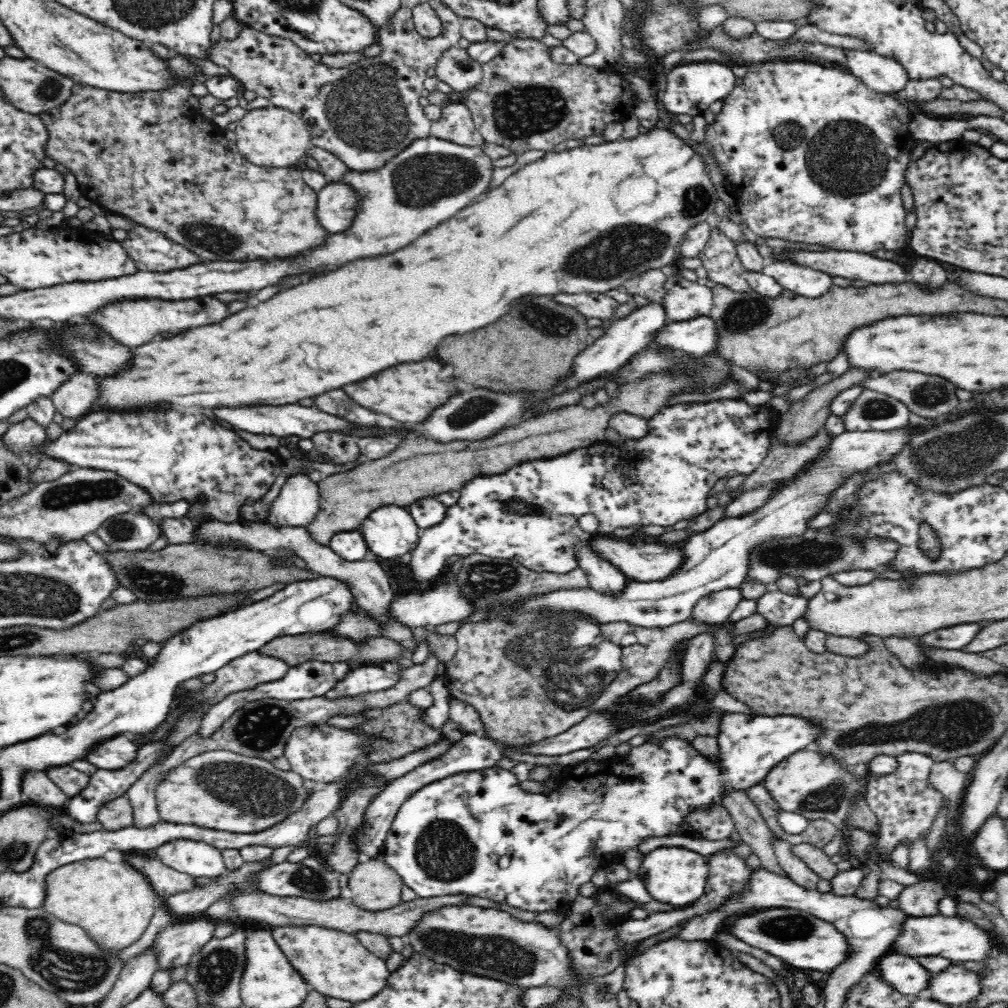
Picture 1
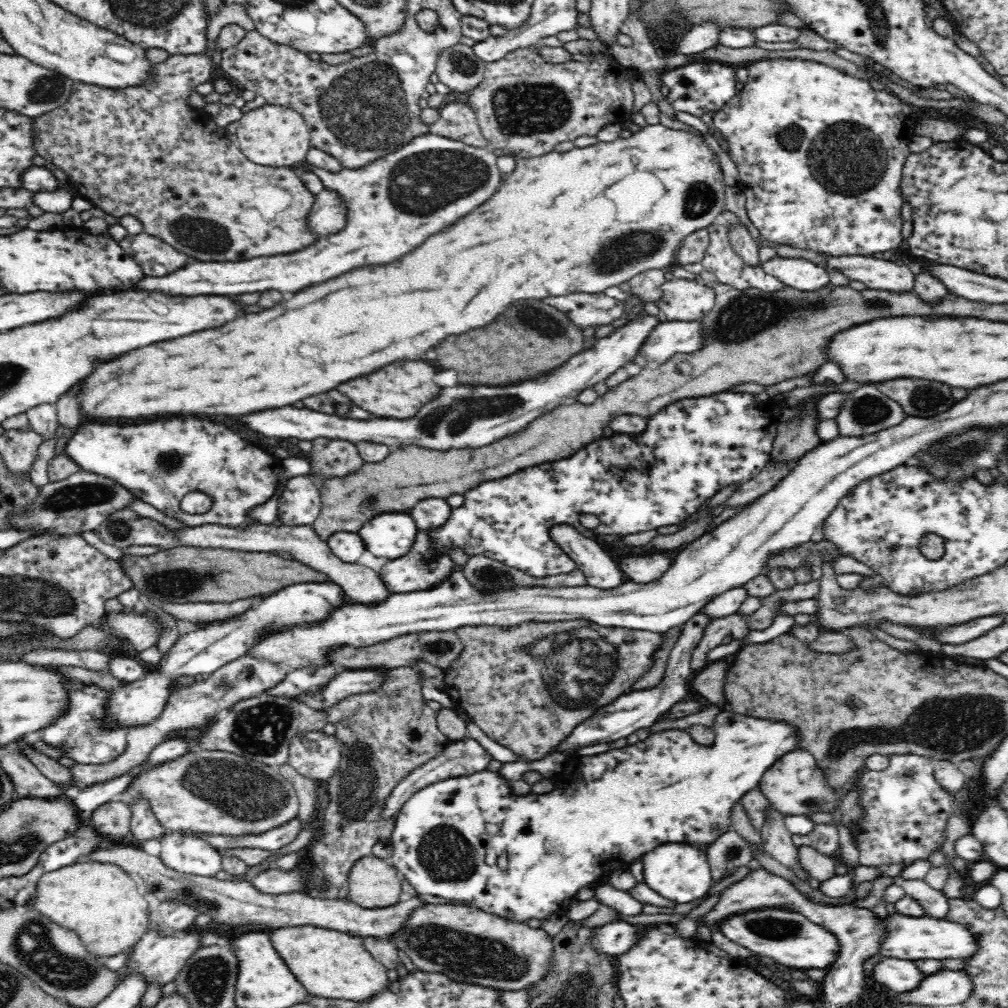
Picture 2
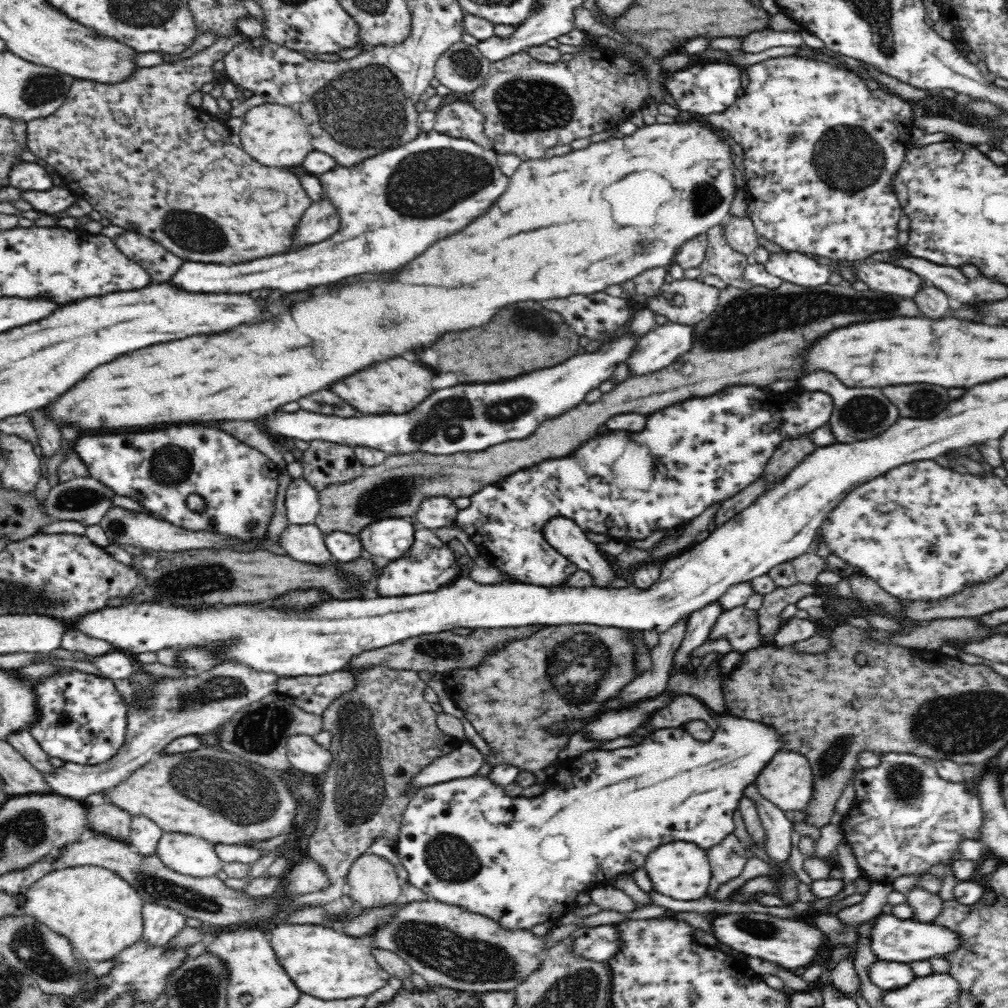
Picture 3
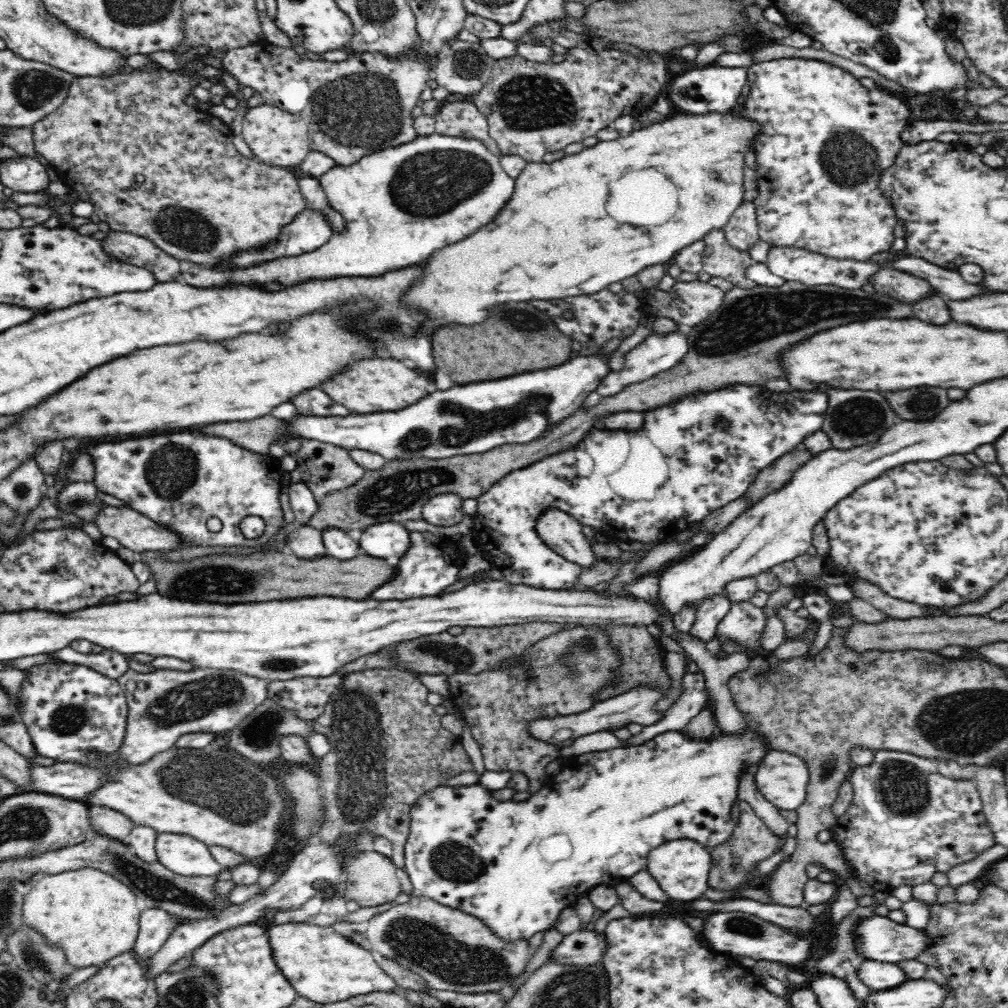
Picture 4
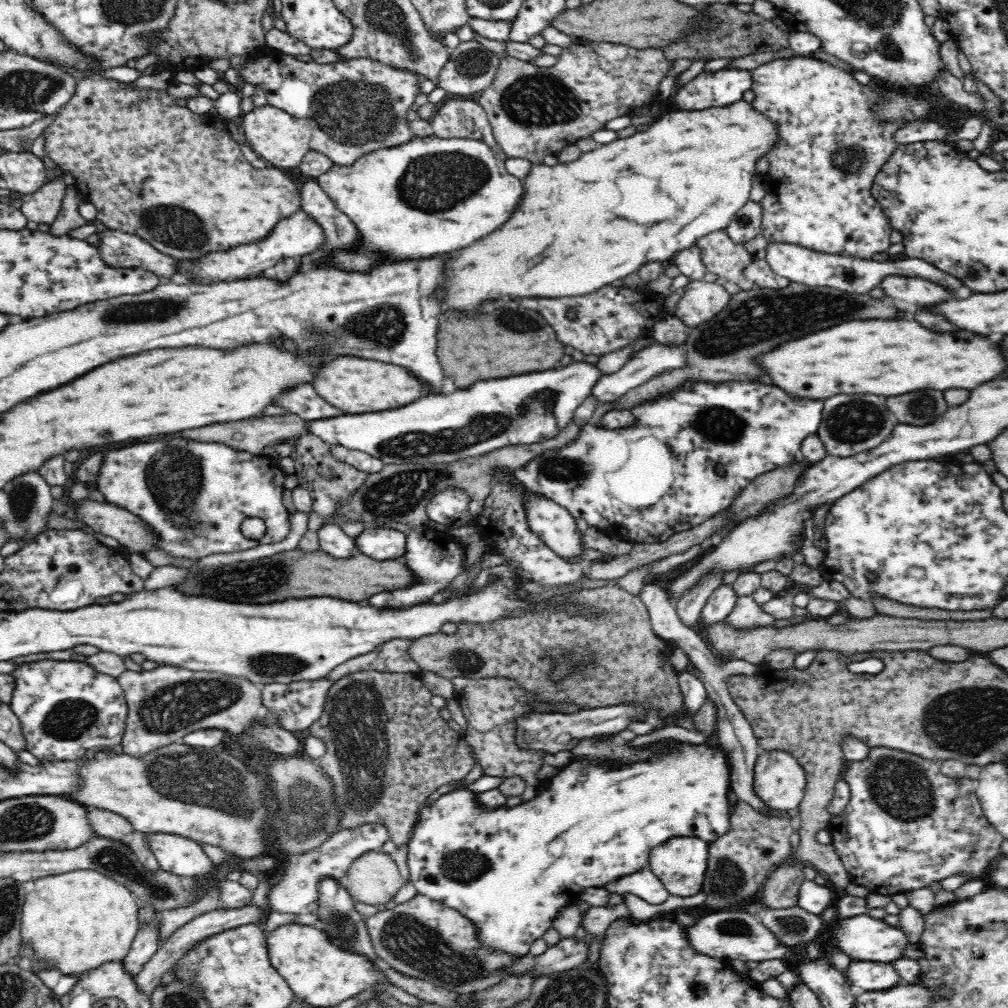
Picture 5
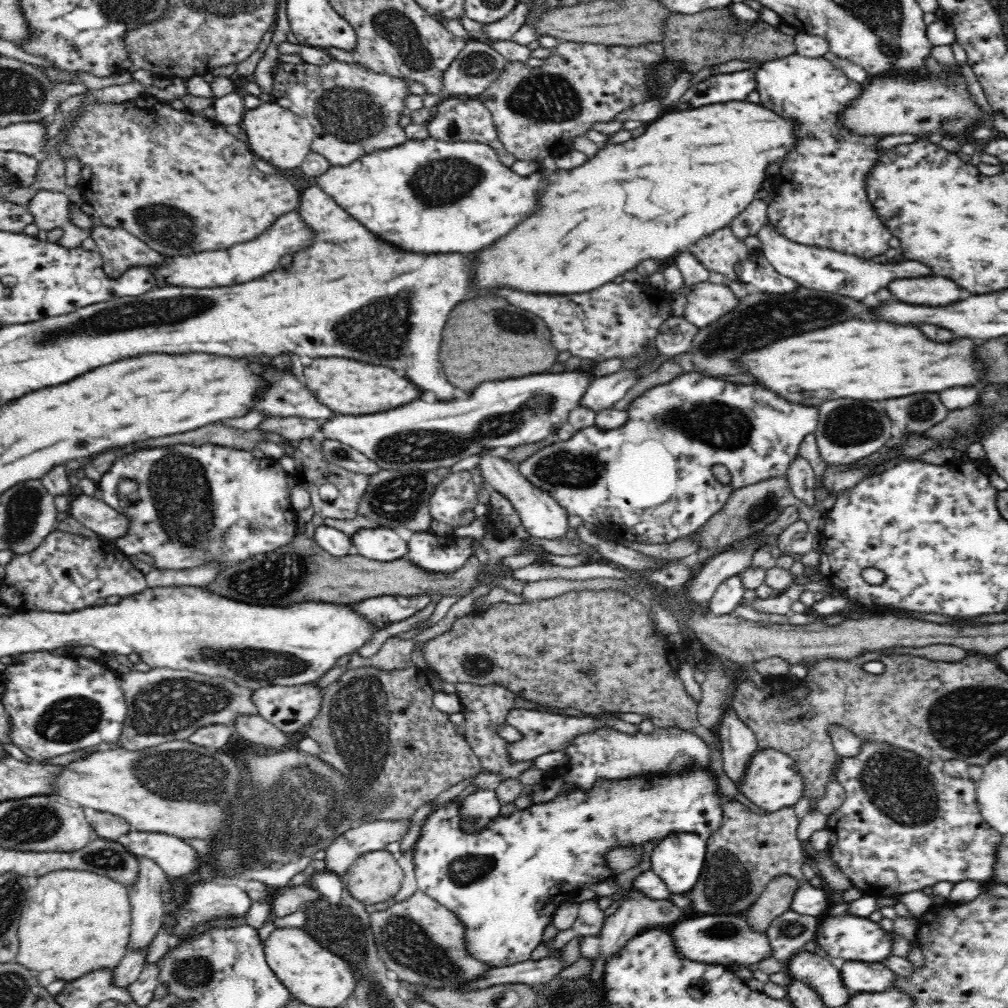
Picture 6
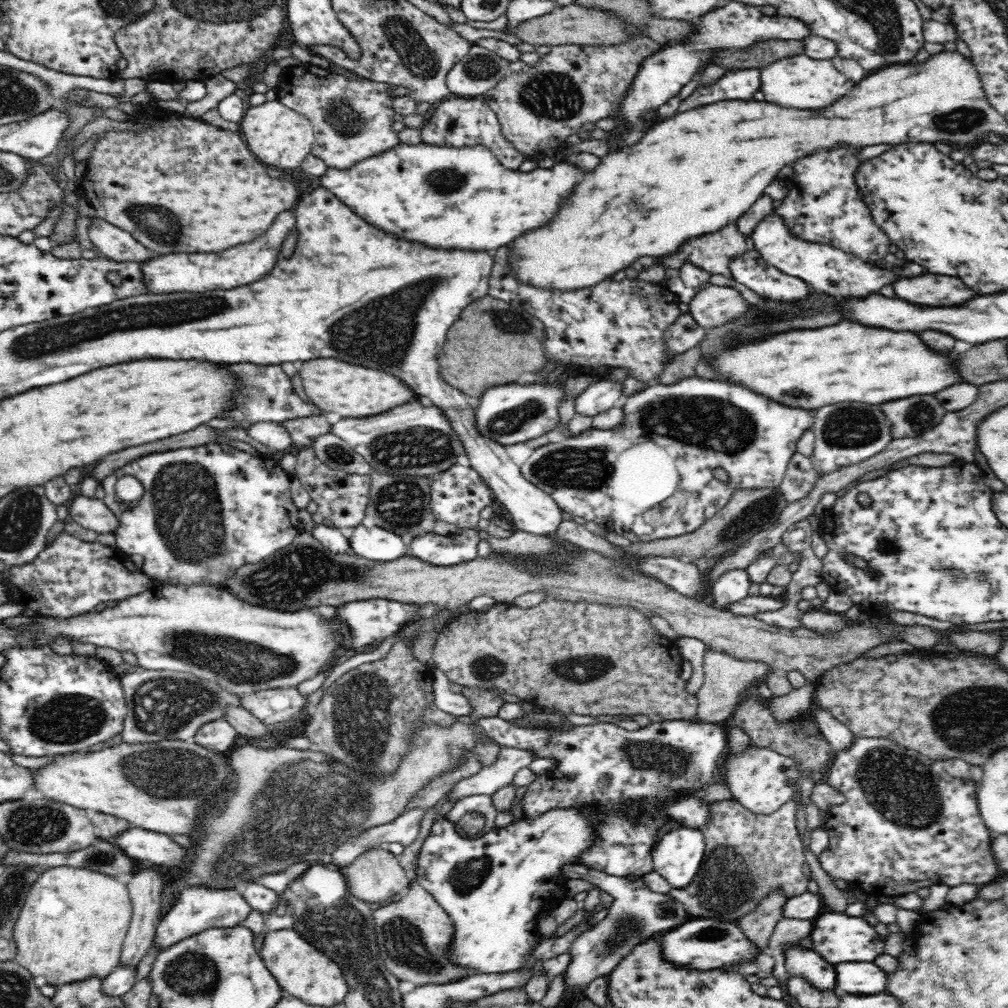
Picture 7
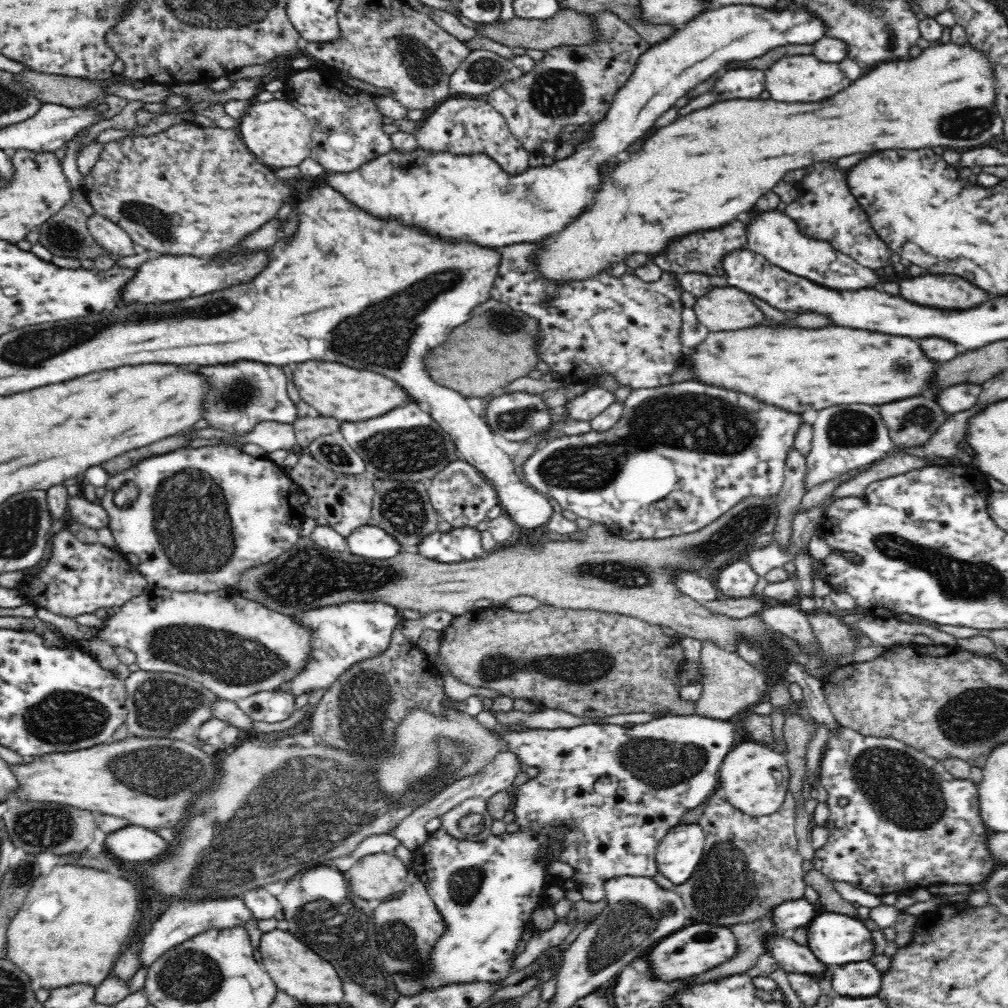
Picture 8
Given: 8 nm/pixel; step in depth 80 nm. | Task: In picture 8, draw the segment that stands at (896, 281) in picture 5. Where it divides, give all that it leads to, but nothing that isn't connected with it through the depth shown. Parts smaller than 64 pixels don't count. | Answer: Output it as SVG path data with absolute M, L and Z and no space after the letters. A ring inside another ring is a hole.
M920 276L900 282L900 294L920 306L970 310L988 300L984 290L978 290L960 276Z

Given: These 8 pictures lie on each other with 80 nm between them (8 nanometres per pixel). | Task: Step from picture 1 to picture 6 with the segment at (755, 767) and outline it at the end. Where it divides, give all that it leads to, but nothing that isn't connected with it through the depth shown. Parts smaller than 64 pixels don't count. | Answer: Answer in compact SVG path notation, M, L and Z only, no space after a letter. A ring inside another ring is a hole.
M696 769L696 772L684 774L684 776L666 776L666 778L654 778L654 780L645 780L645 778L632 778L632 780L620 780L620 782L609 782L604 780L600 782L594 790L590 790L588 794L581 792L578 788L570 790L568 796L560 796L554 801L540 803L539 805L530 805L526 810L514 812L509 818L502 818L497 816L494 822L490 822L488 828L484 828L478 834L467 834L459 828L461 822L459 814L460 800L458 803L452 801L440 806L426 822L424 832L415 844L414 864L415 877L418 882L418 889L436 900L438 903L445 906L452 911L464 924L464 945L470 957L486 963L488 967L502 968L503 966L510 966L517 962L524 962L530 959L530 954L534 949L542 944L542 934L547 924L553 921L554 910L560 906L560 903L567 903L575 901L575 895L583 885L590 885L600 883L599 878L606 878L606 876L613 876L612 871L606 867L606 859L604 859L604 852L610 850L616 844L646 844L650 840L658 840L664 838L671 833L693 833L707 838L723 824L723 810L720 804L725 799L719 799L719 790L716 782L712 782L713 777L711 772L707 770L703 772L702 769Z

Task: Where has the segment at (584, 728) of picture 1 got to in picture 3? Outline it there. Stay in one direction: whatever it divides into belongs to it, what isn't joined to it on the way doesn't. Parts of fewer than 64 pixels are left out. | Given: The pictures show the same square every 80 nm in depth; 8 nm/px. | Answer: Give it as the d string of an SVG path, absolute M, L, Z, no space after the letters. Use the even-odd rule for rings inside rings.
M718 600L695 610L687 620L686 634L679 649L675 652L675 666L679 670L688 671L690 654L709 640L712 627L724 612ZM660 695L653 699L646 699L633 709L620 709L619 711L604 711L597 719L594 719L582 731L588 738L598 740L614 740L620 736L630 736L632 730L646 723L646 718L664 706L668 706L671 700L668 695Z

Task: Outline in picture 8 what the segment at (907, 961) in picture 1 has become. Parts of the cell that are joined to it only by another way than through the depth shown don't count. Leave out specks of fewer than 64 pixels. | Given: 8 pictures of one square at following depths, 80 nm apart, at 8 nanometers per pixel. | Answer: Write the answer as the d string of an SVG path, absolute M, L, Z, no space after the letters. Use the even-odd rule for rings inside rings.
M870 961L830 966L834 992L847 997L871 997L880 990L882 973Z

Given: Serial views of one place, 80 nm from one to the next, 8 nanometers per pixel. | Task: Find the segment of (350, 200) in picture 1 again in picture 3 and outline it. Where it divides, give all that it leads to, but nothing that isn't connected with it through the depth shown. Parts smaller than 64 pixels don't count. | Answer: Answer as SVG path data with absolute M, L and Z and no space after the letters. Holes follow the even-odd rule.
M326 196L318 202L311 203L302 214L300 224L296 226L292 250L298 251L304 246L318 244L318 242L330 238L338 230L339 224L336 209Z

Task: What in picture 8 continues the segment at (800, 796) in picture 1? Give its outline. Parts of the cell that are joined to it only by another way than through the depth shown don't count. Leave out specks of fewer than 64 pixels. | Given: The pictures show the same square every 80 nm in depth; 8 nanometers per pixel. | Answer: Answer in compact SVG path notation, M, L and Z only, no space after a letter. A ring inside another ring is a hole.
M752 740L740 742L723 759L719 770L718 792L733 808L756 818L775 814L789 790L790 774L784 754Z

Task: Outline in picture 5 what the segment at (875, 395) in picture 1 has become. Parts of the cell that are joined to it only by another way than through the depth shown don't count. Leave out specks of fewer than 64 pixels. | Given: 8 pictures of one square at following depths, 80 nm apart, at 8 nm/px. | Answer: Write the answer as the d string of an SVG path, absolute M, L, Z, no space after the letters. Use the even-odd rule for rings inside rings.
M870 394L854 396L834 396L824 402L823 416L816 434L820 437L826 454L832 457L848 458L861 452L872 450L890 435L898 420L886 407L886 398L876 398Z

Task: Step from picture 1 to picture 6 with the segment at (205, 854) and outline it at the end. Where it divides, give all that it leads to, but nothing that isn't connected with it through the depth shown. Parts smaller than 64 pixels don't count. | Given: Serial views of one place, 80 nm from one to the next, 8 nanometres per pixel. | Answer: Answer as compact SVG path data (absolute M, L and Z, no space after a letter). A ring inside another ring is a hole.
M132 830L126 836L130 839L126 849L132 855L152 859L171 878L197 871L203 861L199 852L180 837Z

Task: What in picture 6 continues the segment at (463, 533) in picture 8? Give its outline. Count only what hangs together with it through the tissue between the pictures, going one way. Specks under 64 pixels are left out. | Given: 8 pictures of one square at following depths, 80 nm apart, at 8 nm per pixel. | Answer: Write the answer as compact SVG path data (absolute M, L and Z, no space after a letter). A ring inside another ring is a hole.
M429 531L414 533L407 544L408 560L430 572L452 572L464 566L475 554L471 536L457 537L455 534L437 536Z

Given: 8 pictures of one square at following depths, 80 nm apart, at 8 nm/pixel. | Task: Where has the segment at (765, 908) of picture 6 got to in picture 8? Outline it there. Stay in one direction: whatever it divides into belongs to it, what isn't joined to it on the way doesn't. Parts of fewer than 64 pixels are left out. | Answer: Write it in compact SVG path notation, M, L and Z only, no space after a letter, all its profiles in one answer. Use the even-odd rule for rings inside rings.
M771 910L760 920L730 925L729 929L736 937L736 954L730 960L726 960L726 962L722 962L722 964L710 970L705 970L681 981L680 986L674 990L674 997L694 985L716 982L735 974L748 972L748 970L757 966L760 956L766 953L766 947L764 947L766 936L772 934L772 932L777 932L774 923L772 923Z

